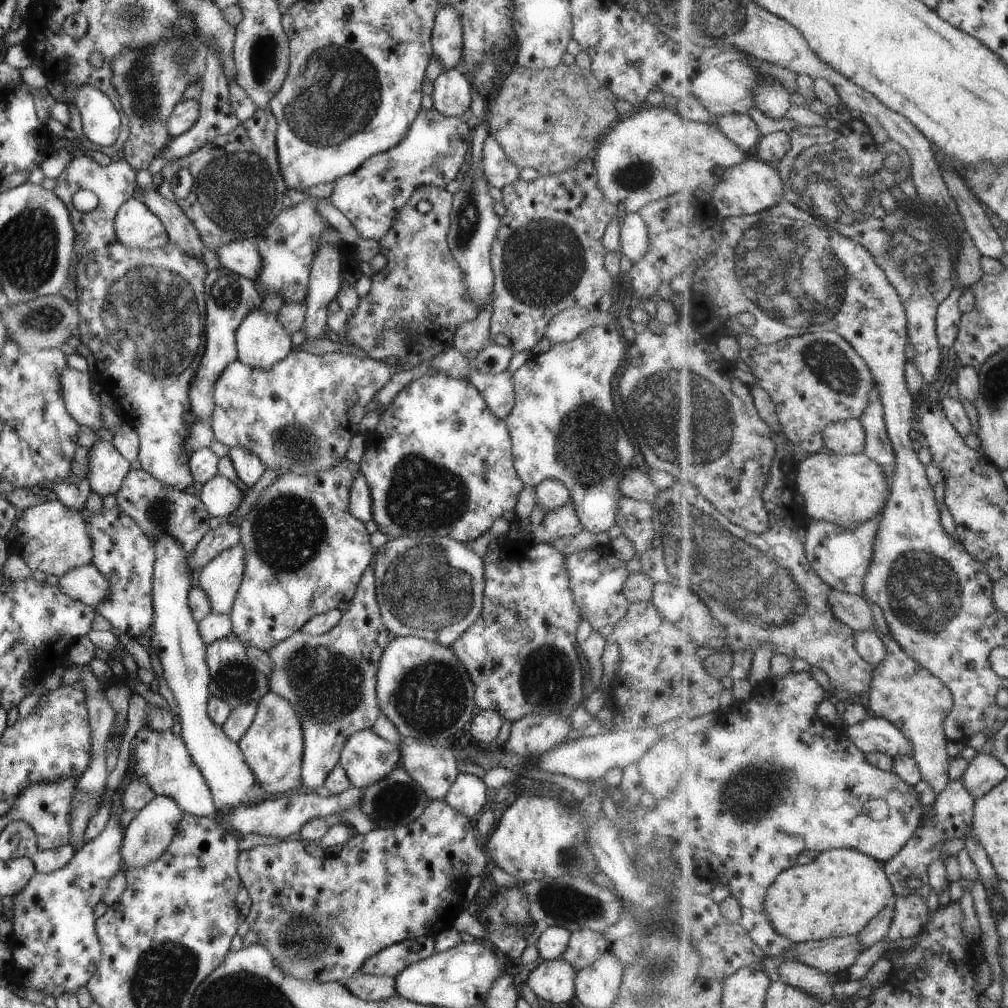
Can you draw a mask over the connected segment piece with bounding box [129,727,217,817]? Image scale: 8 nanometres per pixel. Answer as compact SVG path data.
M141 728L133 736L130 744L131 778L143 778L145 784L161 796L169 796L177 802L177 806L183 813L197 817L214 816L217 811L212 802L212 797L207 787L207 782L199 773L189 752L185 749L183 740L175 736L171 730L157 733L149 728Z

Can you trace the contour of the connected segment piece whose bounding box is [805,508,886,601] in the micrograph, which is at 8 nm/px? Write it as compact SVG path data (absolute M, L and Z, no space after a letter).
M885 509L881 510L881 514L877 514L873 520L867 520L863 522L859 528L845 528L845 526L839 526L835 522L818 522L812 521L807 530L807 541L805 544L805 551L807 559L811 564L811 567L819 574L820 578L823 578L824 582L827 582L835 590L843 592L843 594L852 594L853 596L861 596L867 601L865 596L865 578L869 574L871 564L874 561L874 548L875 540L879 536L879 526L883 522L883 514Z

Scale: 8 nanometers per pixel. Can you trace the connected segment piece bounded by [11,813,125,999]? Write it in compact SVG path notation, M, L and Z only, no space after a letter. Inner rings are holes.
M119 813L109 814L101 834L83 843L63 868L51 873L34 873L29 882L12 896L13 942L17 942L21 950L11 950L11 962L19 972L19 984L23 984L23 988L31 988L57 999L63 992L75 993L80 986L86 985L95 972L97 962L101 959L101 946L94 932L93 908L101 901L107 880L119 870L123 832L125 828L120 826Z

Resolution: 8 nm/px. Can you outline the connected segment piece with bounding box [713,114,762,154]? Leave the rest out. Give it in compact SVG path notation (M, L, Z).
M747 114L714 116L713 122L730 139L748 154L759 145L761 130Z

